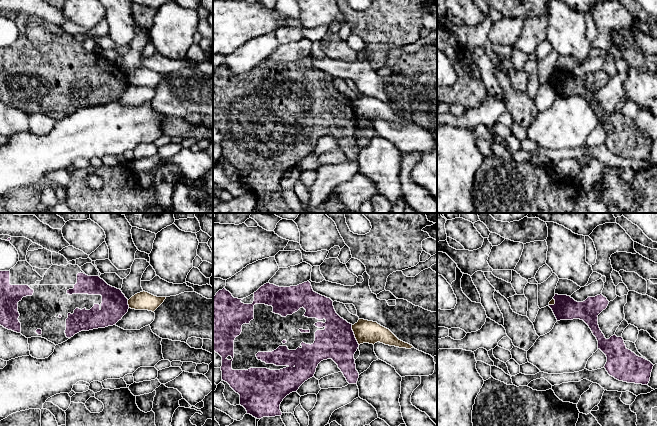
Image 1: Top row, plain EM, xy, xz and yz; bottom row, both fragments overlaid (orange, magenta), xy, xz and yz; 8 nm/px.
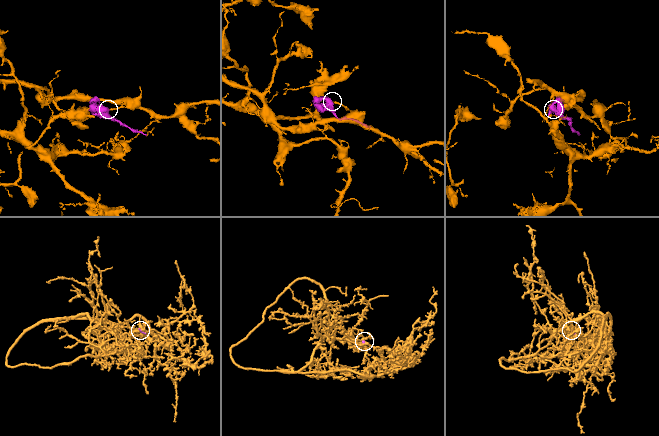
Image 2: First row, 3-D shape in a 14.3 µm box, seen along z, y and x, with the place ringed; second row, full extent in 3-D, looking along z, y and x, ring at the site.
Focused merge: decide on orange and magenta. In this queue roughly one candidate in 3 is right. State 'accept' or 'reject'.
reject

